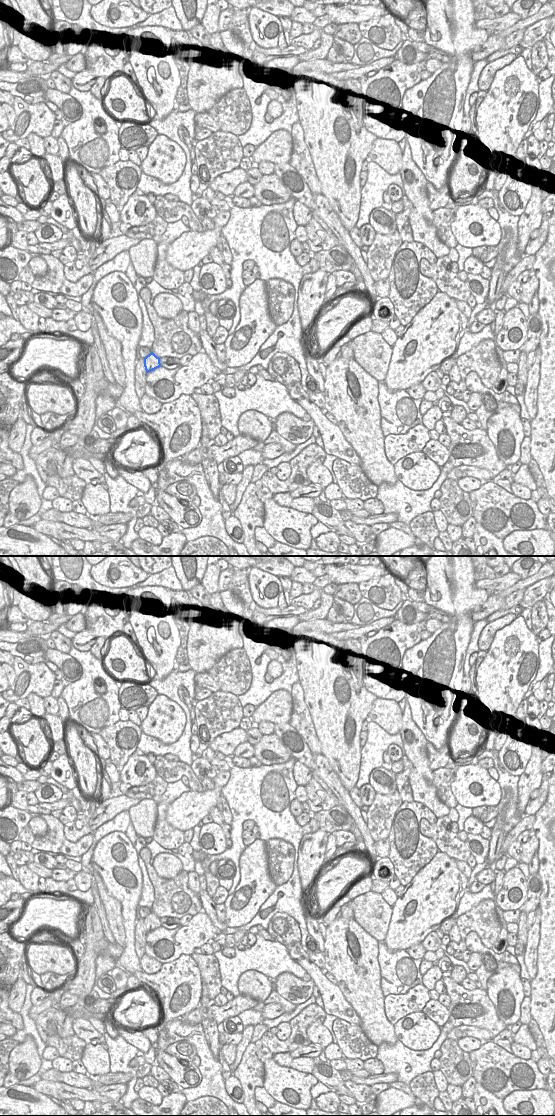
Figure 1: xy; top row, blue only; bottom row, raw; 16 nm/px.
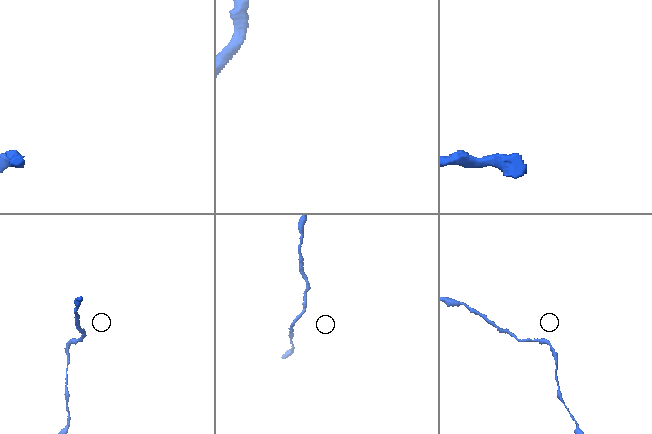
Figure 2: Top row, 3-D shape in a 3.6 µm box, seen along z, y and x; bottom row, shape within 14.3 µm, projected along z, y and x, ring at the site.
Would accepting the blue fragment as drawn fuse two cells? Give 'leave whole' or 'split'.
split

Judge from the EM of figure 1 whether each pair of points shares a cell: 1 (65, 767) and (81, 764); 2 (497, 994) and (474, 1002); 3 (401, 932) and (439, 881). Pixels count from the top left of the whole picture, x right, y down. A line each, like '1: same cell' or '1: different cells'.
1: different cells
2: different cells
3: same cell

